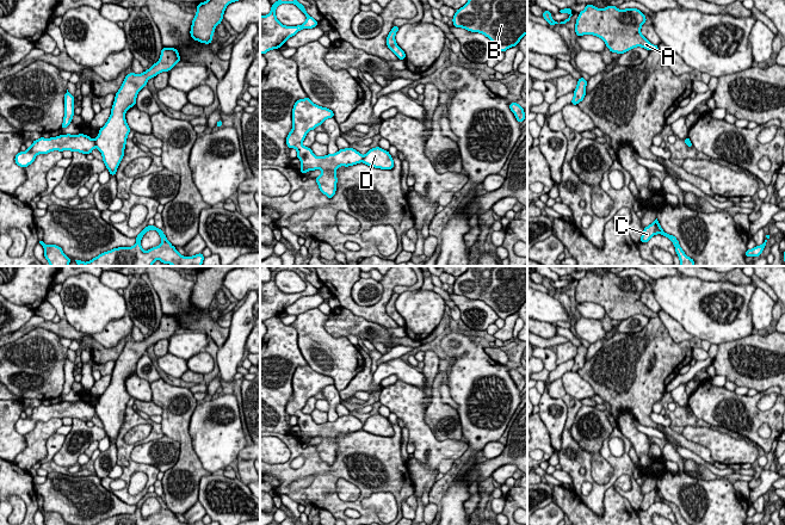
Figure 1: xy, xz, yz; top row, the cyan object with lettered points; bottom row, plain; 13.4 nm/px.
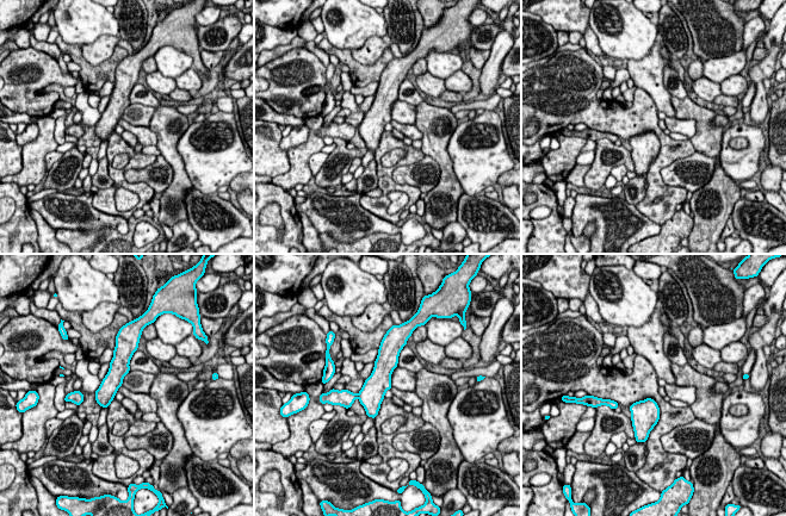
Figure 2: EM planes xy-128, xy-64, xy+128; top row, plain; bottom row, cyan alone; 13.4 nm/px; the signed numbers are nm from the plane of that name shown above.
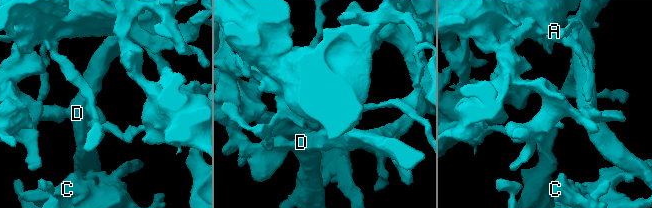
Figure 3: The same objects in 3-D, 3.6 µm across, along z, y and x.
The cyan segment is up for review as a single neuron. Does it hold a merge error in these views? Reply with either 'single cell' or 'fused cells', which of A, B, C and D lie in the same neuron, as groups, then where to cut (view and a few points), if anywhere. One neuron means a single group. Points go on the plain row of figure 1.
fused cells | A B C / D | xy (94, 407), (96, 413)

